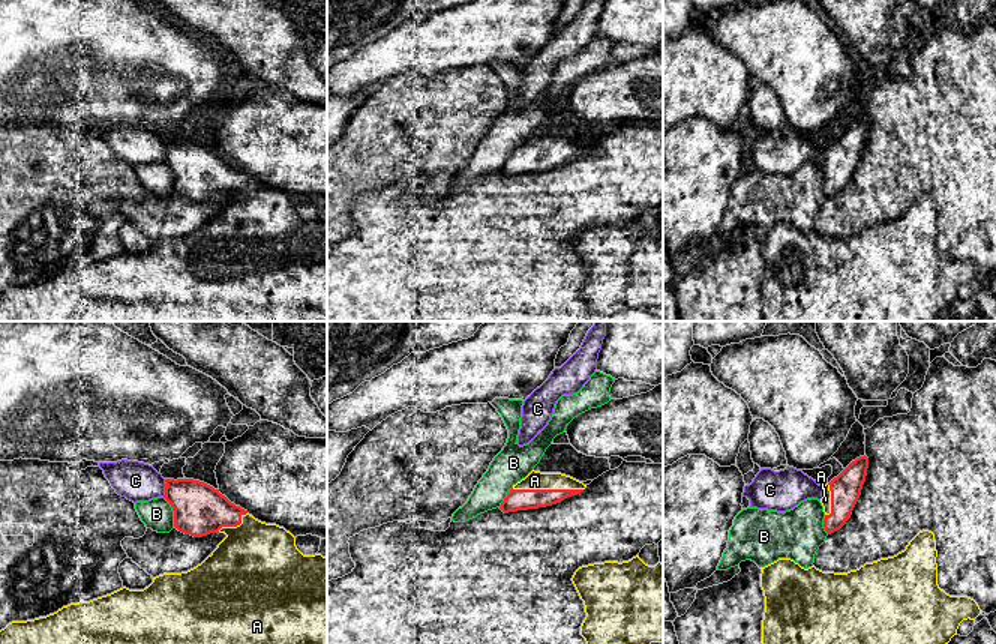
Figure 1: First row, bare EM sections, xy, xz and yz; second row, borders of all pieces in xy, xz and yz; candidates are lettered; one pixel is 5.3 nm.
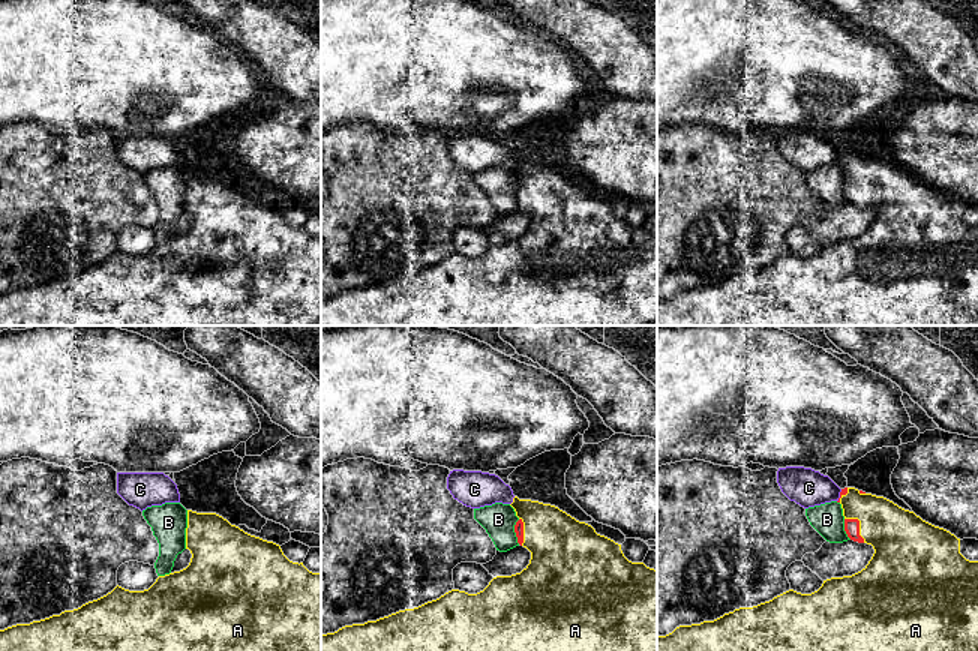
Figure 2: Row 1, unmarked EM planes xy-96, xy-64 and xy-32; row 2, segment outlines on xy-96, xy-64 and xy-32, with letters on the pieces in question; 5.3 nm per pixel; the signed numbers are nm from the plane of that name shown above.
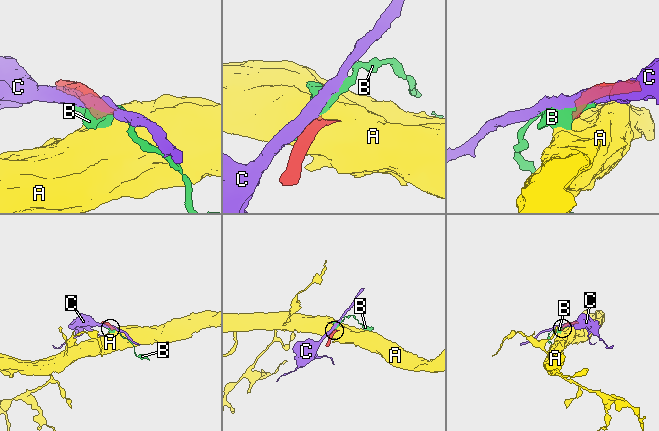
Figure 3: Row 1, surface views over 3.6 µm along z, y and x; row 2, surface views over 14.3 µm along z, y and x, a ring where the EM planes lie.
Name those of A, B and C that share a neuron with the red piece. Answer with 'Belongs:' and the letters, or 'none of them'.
Belongs: A

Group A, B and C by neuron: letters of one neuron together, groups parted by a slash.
A / B / C

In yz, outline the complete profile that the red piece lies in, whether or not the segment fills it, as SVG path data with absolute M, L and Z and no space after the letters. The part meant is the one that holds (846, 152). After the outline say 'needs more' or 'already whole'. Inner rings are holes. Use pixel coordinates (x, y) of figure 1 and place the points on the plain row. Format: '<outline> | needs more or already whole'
M860 120L824 150L820 167L825 176L824 192L828 198L840 194L850 182L861 159L867 132L868 122Z | needs more

